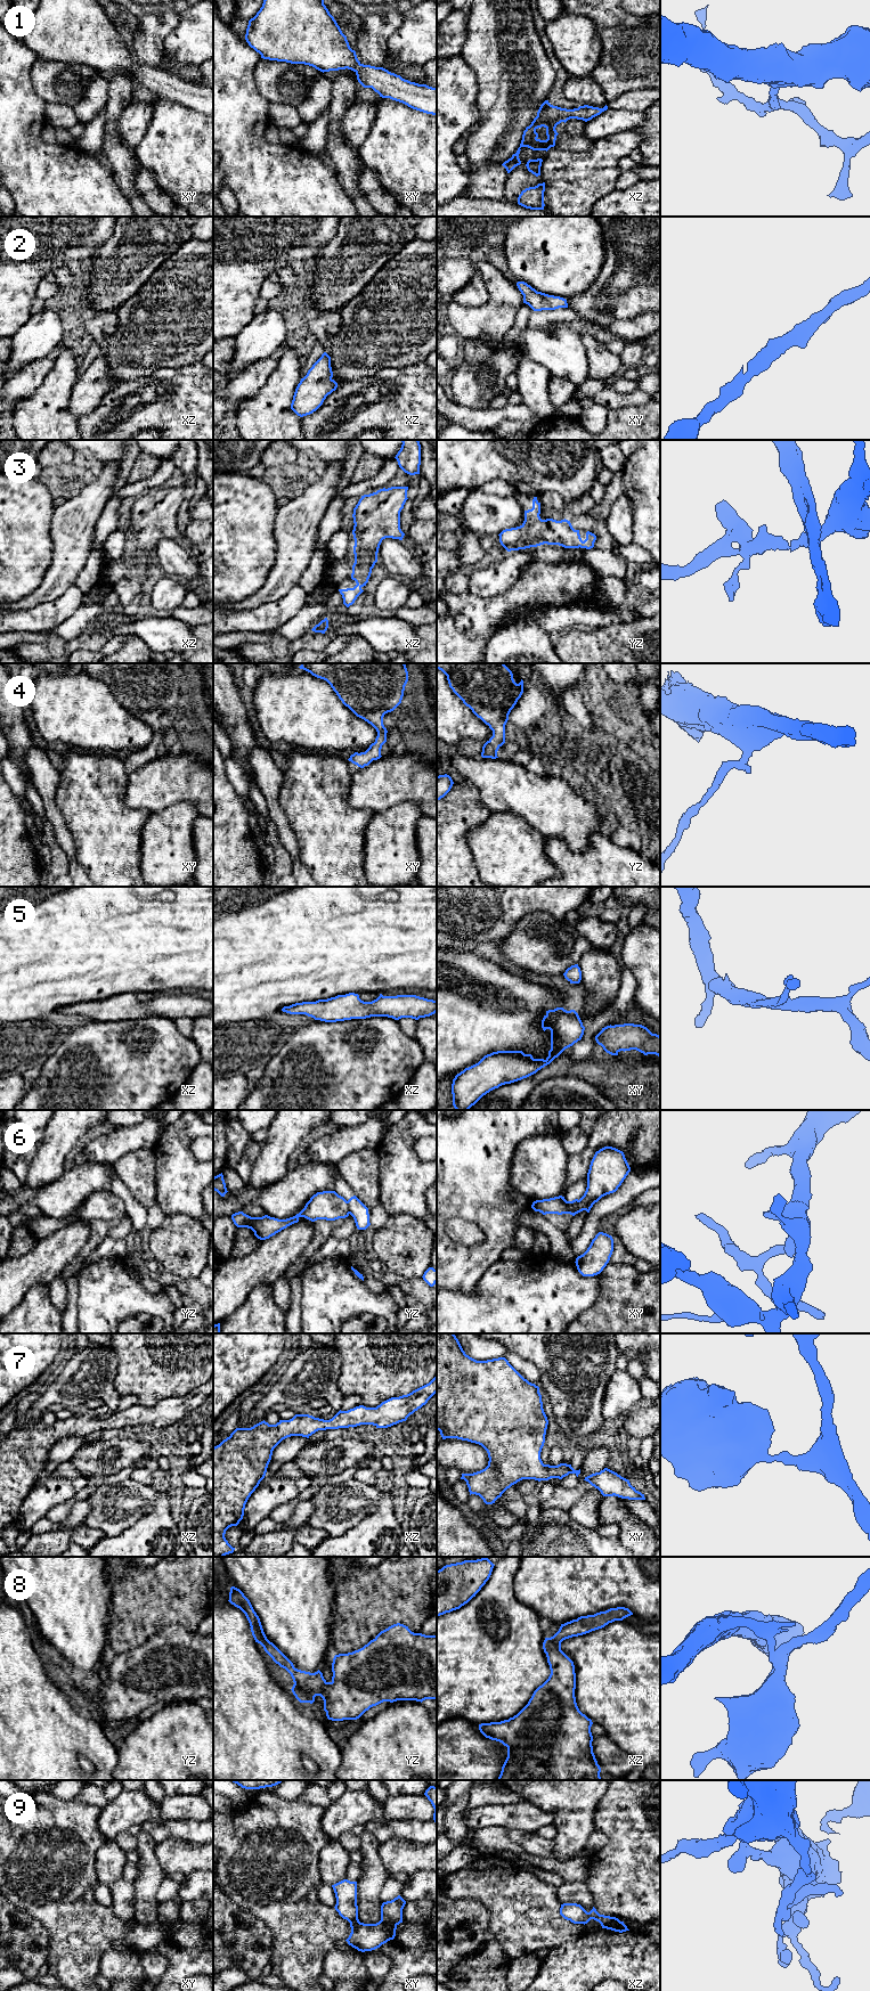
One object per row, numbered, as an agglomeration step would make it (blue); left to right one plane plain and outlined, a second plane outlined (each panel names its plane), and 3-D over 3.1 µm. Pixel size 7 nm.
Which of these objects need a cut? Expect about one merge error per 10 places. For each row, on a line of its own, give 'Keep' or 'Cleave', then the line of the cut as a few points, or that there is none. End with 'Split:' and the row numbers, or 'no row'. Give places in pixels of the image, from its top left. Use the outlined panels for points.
1: Keep. No split
2: Keep. No split
3: Keep. No split
4: Keep. No split
5: Keep. No split
6: Cleave. Split along yz (347, 1201), (349, 1213)
7: Keep. No split
8: Keep. No split
9: Cleave. Split along xy (381, 1919), (396, 1925)
Split: 6, 9

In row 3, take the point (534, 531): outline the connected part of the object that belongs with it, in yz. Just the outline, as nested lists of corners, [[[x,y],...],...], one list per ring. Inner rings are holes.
[[[537,497],[532,499],[532,508],[525,511],[525,521],[520,527],[505,529],[499,536],[501,545],[507,550],[519,550],[537,547],[544,544],[559,545],[564,548],[586,548],[594,547],[596,536],[586,532],[583,541],[579,530],[575,530],[568,520],[556,521],[553,519],[542,520],[540,503]]]

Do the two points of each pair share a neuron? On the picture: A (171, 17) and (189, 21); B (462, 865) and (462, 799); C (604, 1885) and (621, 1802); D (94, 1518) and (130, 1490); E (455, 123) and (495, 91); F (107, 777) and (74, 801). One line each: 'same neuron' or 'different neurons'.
A: different neurons
B: same neuron
C: same neuron
D: same neuron
E: different neurons
F: same neuron

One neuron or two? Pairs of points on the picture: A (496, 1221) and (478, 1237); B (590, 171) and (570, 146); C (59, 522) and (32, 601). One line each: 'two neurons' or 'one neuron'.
A: two neurons
B: two neurons
C: one neuron

